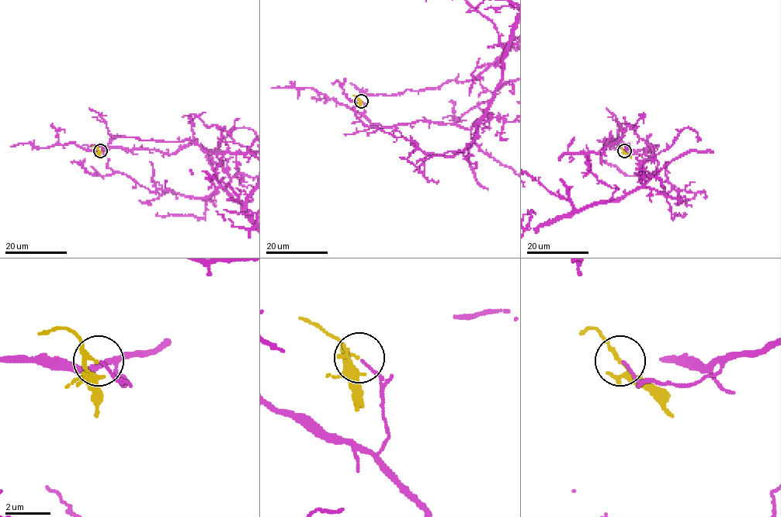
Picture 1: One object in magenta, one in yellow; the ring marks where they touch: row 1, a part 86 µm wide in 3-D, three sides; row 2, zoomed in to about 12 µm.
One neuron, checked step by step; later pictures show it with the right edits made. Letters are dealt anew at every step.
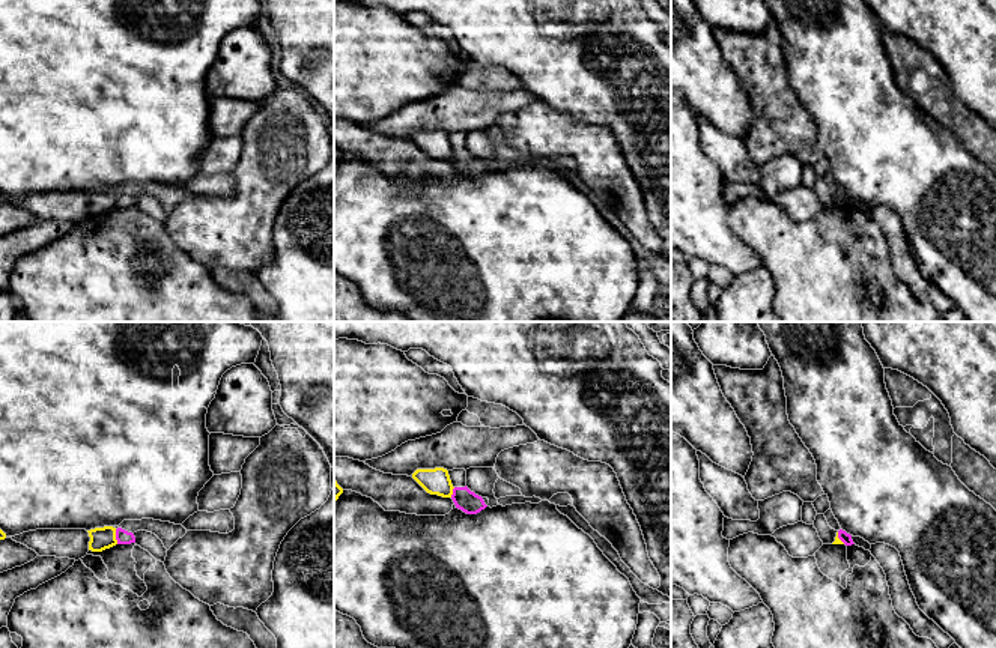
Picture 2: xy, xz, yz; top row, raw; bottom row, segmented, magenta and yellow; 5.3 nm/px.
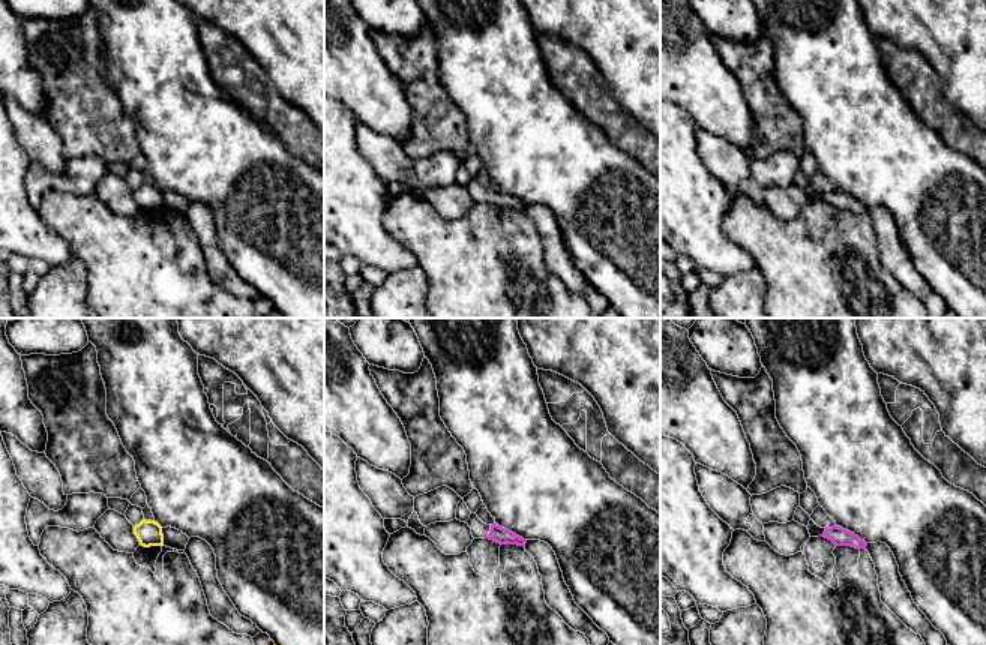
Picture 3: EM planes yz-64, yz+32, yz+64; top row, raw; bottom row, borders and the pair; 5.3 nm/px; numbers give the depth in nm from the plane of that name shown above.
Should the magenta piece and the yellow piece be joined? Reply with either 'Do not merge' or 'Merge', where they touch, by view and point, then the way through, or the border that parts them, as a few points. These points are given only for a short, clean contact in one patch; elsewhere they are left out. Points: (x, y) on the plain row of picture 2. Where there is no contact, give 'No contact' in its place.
Do not merge. Touches magenta at xy (116, 200). Boundary: xy (115, 193), (118, 206)

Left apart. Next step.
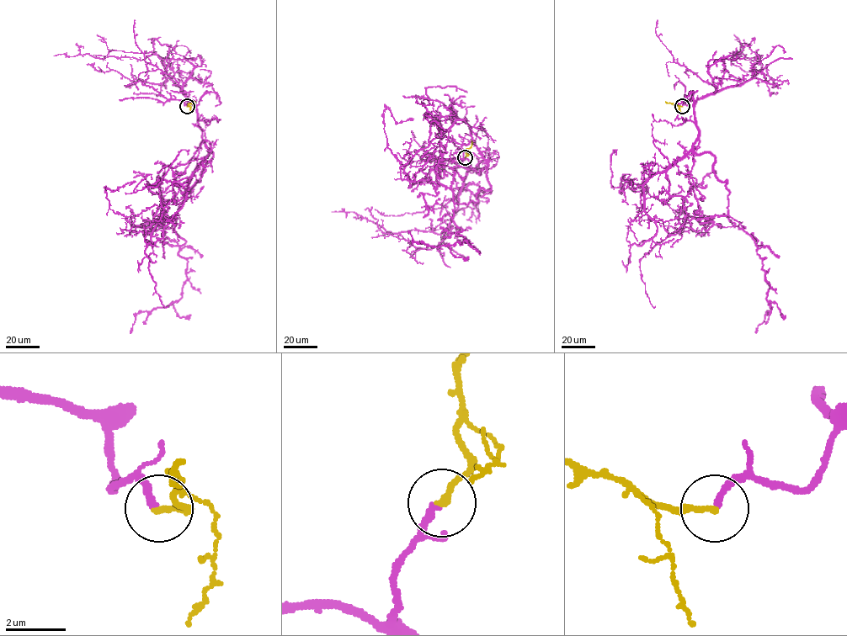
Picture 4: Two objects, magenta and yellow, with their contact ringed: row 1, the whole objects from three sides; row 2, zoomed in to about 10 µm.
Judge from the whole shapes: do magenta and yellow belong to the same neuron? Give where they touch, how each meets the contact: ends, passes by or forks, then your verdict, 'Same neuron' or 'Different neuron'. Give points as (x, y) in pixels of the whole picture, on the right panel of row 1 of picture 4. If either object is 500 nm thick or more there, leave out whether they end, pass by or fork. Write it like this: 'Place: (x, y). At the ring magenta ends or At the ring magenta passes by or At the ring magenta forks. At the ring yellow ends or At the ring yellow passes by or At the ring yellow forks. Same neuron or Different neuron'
Place: (682, 106). At the ring magenta ends. At the ring yellow ends. Same neuron

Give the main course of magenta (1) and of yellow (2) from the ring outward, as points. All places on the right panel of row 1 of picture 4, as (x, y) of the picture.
1: (682, 106), (694, 101), (693, 147), (714, 156), (728, 213), (705, 226), (634, 191), (643, 182)
2: (682, 106), (665, 102)

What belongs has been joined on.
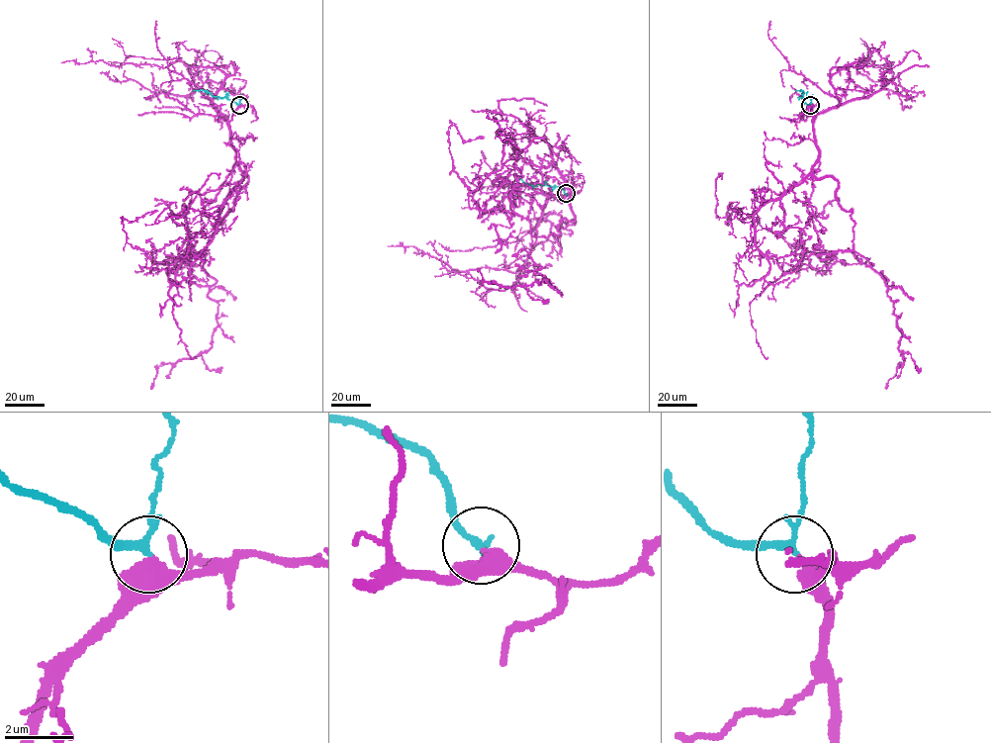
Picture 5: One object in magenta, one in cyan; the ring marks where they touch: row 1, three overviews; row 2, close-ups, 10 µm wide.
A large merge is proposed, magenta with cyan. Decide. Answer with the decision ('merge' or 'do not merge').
merge

